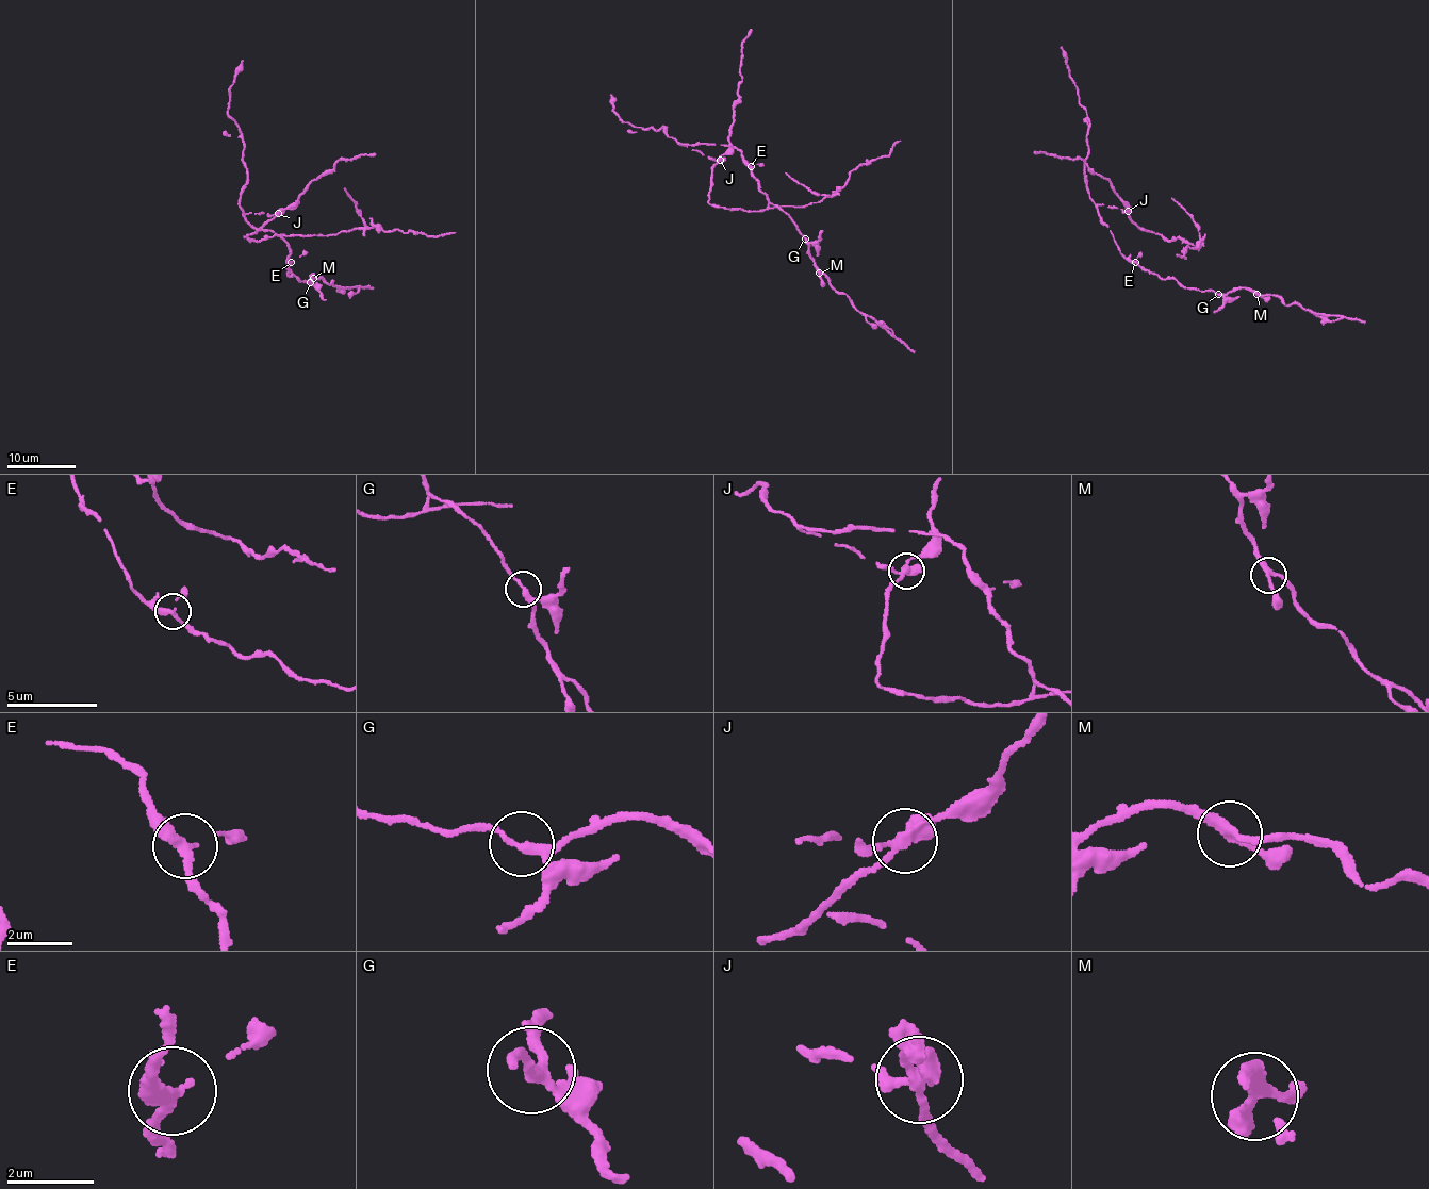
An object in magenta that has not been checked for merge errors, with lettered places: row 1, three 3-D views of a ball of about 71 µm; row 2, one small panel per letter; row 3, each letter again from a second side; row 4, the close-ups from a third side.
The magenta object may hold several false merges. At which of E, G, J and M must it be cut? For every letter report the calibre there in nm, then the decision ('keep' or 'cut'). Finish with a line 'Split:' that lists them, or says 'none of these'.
E: calibre 240 nm; keep
G: calibre 220 nm; keep
J: calibre 320 nm; cut
M: calibre 240 nm; keep
Split: J

